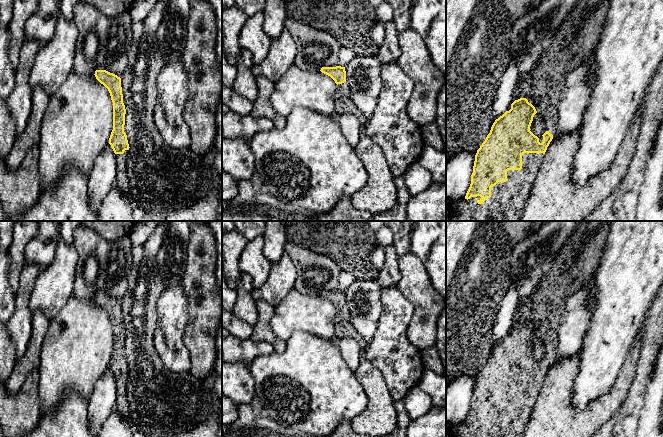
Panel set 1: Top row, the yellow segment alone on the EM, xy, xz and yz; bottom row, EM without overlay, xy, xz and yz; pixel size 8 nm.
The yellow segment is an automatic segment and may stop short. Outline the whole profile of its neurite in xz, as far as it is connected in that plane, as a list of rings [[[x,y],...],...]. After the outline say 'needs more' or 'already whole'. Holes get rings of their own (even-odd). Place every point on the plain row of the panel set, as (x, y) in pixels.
[[[322,291],[320,295],[330,300],[337,308],[337,315],[335,318],[335,334],[332,340],[337,343],[337,341],[341,338],[354,337],[358,340],[361,348],[365,348],[367,345],[365,340],[360,336],[351,322],[352,316],[350,310],[346,306],[345,291]]]; needs more

